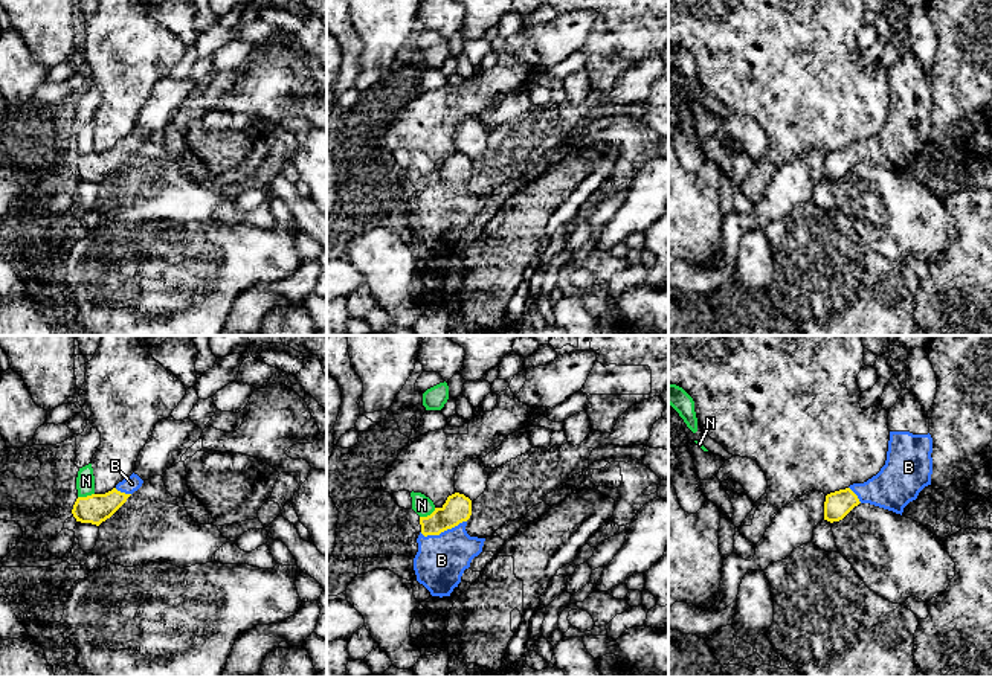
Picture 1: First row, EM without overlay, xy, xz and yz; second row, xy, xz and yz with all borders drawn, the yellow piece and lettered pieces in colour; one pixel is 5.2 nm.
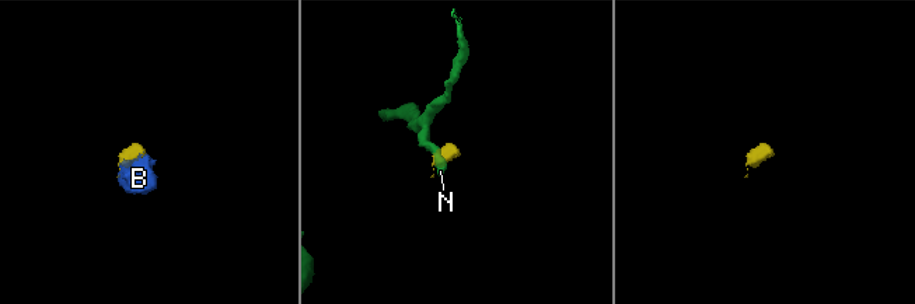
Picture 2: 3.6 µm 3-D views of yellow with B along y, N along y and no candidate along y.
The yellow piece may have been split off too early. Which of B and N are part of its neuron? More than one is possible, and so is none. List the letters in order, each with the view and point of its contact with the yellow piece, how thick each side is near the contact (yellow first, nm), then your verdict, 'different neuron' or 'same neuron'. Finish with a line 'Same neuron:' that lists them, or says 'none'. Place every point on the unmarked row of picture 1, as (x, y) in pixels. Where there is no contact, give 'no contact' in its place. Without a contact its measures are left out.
B: meets yellow in xz at (443, 189); 140 nm thick on the yellow side, 260 nm on the other; same neuron
N: meets yellow in xz at (428, 174); 140 nm thick on the yellow side, 100 nm on the other; different neuron
Same neuron: B

